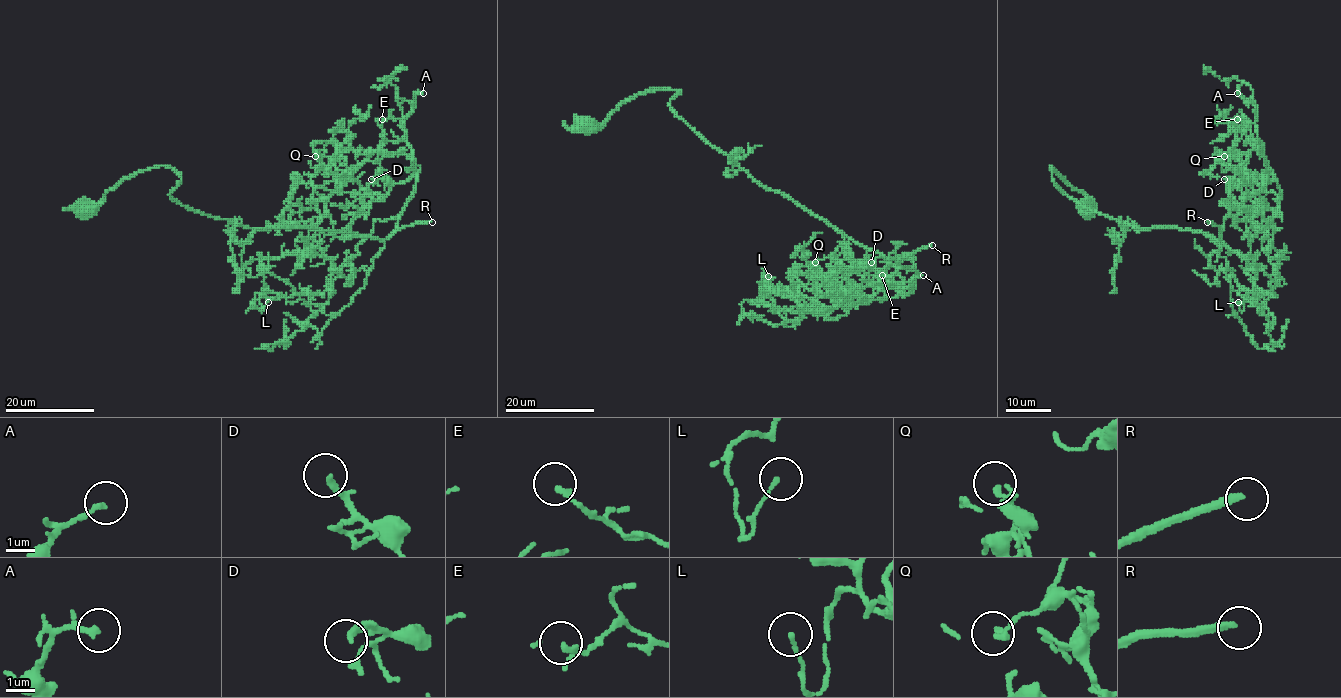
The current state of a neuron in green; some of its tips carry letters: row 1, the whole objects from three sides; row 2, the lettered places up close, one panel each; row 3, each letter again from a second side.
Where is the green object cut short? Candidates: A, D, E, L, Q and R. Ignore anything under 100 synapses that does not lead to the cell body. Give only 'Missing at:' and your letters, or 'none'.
Missing at: R

